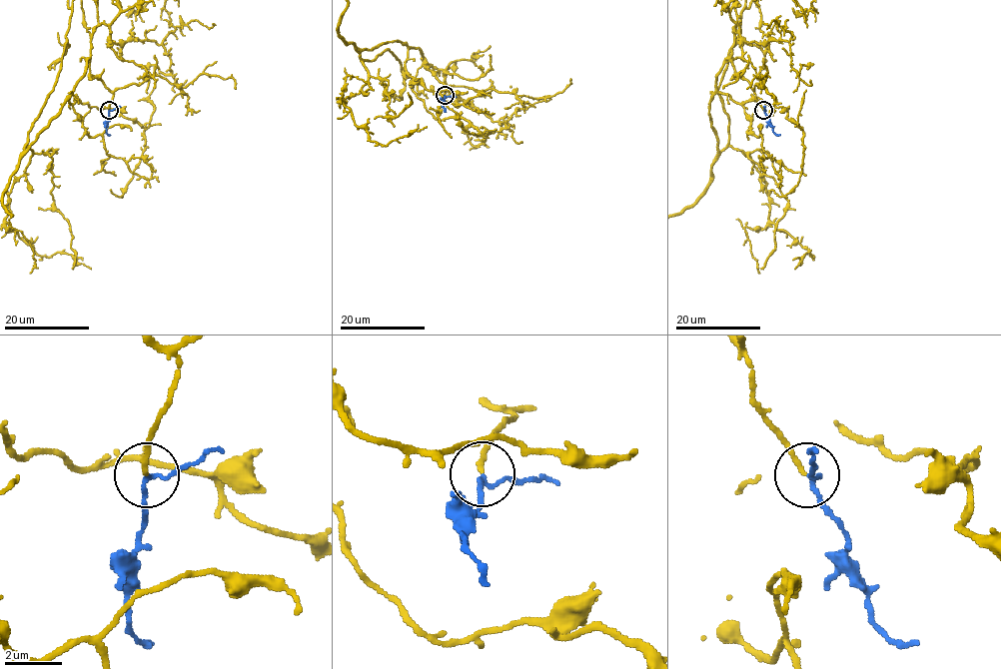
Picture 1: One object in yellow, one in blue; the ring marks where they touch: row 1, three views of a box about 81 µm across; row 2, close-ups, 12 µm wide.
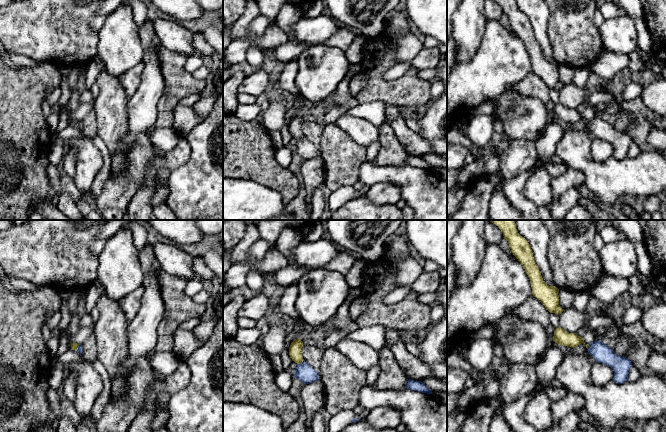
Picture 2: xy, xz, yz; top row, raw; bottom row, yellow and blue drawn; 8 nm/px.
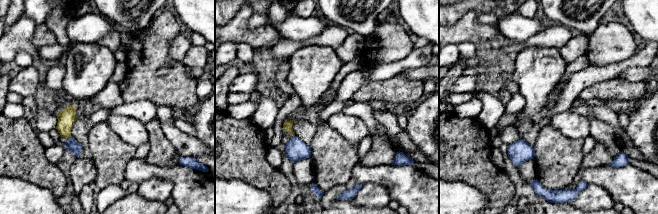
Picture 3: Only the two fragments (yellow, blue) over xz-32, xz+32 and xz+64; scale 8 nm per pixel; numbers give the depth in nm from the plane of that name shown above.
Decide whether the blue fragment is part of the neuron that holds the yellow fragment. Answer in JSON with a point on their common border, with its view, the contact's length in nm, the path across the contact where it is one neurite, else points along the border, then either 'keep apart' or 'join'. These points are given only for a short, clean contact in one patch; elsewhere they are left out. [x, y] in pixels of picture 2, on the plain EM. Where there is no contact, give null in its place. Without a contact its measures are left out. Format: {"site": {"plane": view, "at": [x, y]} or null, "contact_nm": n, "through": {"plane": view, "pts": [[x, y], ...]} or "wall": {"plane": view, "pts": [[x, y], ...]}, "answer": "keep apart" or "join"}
{"site": {"plane": "xz", "at": [300, 139]}, "contact_nm": 70, "through": {"plane": "xz", "pts": [[295, 126], [300, 139], [304, 148]]}, "answer": "join"}

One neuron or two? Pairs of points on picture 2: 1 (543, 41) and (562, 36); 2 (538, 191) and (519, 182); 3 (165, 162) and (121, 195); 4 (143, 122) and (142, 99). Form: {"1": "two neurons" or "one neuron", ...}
{"1": "two neurons", "2": "two neurons", "3": "one neuron", "4": "one neuron"}

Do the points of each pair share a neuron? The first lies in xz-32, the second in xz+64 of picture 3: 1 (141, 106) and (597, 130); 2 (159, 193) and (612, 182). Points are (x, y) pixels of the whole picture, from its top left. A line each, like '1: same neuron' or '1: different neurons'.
1: same neuron
2: different neurons

